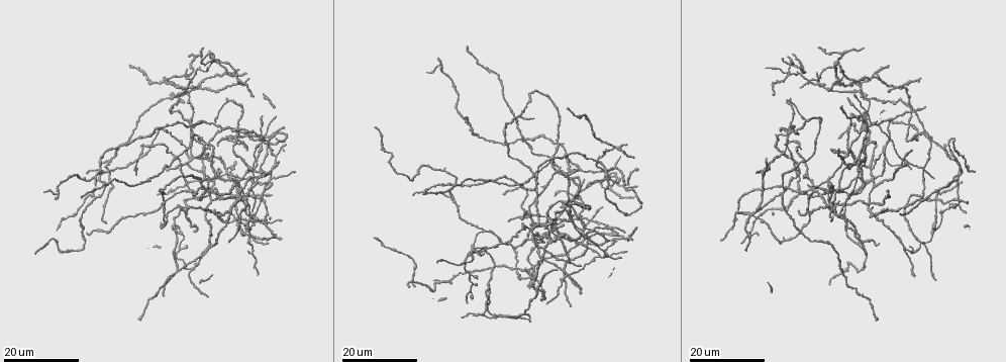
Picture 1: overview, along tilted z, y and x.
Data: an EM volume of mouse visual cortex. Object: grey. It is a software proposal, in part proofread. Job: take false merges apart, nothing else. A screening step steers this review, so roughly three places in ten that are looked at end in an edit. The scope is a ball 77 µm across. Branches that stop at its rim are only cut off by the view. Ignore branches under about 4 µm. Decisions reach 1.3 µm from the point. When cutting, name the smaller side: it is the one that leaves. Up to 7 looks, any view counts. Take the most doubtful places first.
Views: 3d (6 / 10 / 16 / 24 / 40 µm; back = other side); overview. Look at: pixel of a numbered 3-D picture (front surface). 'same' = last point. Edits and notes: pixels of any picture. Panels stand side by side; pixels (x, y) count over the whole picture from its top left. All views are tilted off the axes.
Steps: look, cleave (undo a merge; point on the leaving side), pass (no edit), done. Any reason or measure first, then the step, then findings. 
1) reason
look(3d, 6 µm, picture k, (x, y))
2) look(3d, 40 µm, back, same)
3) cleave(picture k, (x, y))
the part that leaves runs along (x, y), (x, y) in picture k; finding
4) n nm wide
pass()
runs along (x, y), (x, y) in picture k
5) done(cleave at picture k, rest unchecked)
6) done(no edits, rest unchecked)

three arms meet
look(3d, 24 µm, picture 1, (851, 90))

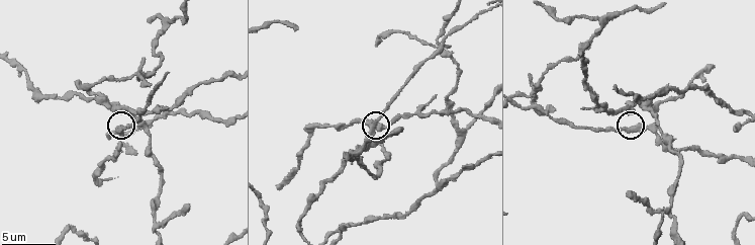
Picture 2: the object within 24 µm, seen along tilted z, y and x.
closer look
look(3d, 10 µm, picture 2, (373, 129))

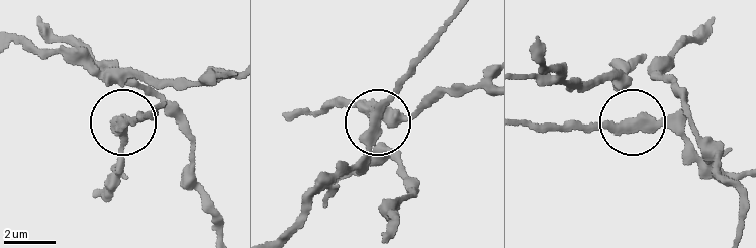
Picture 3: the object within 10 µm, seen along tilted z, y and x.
3 arms
pass()
continuous, no second neuron

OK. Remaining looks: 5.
four-way junction
look(3d, 16 µm, picture 1, (252, 227))

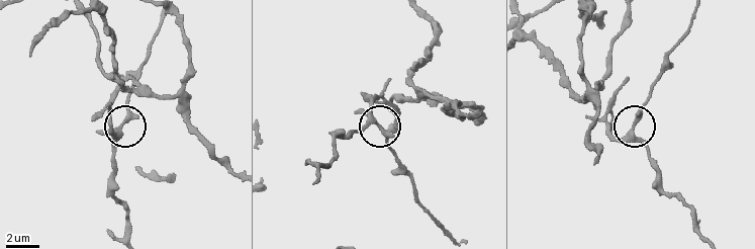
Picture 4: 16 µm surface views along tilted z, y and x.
zoom in
look(3d, 10 µm, picture 4, (631, 132))

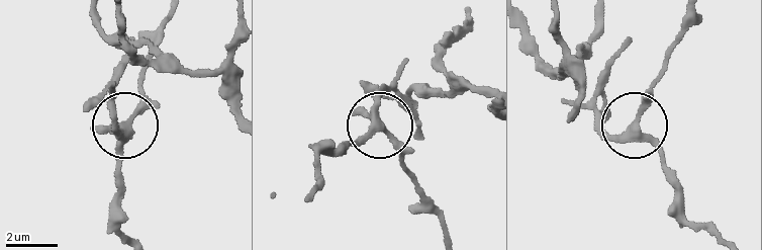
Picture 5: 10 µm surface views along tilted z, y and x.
pass()
runs along (489, 92), (408, 101), (384, 89), (380, 120), (347, 154) in picture 5; one neuron here

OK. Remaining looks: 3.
three arms meet
look(3d, 16 µm, picture 1, (135, 161))

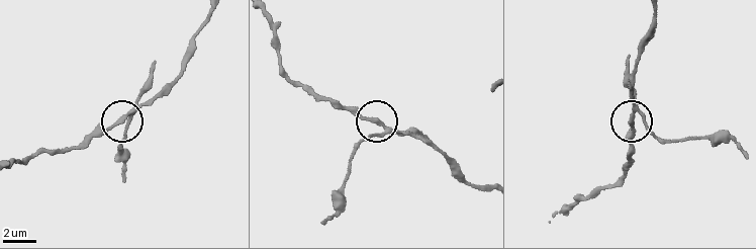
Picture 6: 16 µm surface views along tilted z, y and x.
look(3d, 10 µm, picture 6, (129, 115))

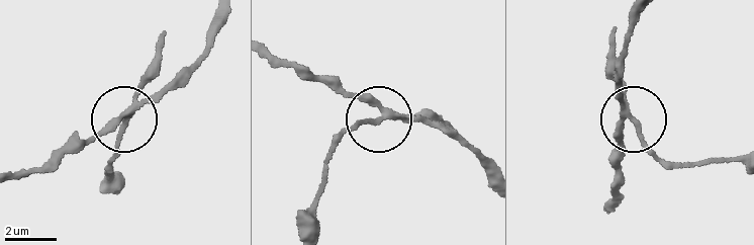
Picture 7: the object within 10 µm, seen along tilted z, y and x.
3 arms
pass()
runs along (225, 8), (203, 55), (133, 104), (105, 169) in picture 7; all the same neuron

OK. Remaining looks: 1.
done(no edits, rest unchecked)

